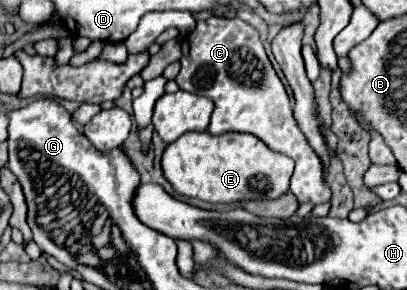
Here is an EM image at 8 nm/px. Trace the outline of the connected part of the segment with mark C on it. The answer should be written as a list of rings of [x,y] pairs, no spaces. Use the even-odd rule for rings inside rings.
[[[207,18],[199,20],[195,32],[187,36],[189,46],[183,50],[181,72],[175,82],[181,90],[191,94],[207,96],[213,100],[215,110],[211,114],[209,132],[247,132],[261,138],[271,150],[287,154],[295,162],[295,172],[291,176],[291,192],[303,202],[321,204],[331,198],[331,190],[325,184],[323,164],[313,148],[307,144],[303,132],[299,130],[293,110],[285,92],[283,82],[275,74],[259,32],[243,20],[225,20],[225,18]],[[257,70],[263,70],[263,78],[257,82]],[[257,82],[257,84],[241,84]]]

